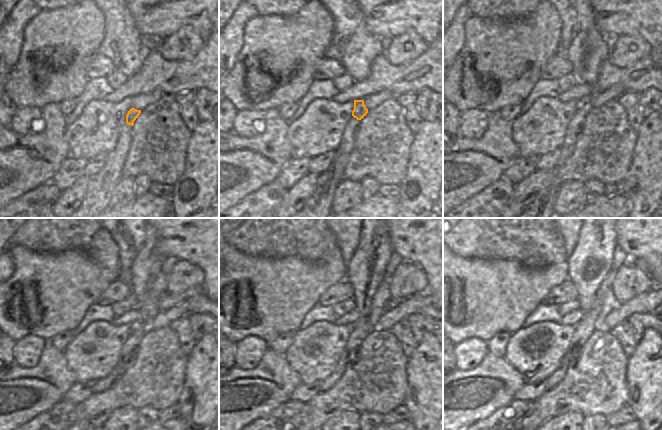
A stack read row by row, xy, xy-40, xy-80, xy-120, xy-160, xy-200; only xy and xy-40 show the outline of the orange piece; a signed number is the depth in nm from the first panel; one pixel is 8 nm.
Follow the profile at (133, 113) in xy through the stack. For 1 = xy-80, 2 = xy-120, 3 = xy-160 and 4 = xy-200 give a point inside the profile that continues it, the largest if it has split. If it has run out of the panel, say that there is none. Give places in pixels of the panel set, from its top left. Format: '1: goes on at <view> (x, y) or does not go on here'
1: goes on at xy-80 (584, 104)
2: goes on at xy-120 (148, 283)
3: goes on at xy-160 (366, 271)
4: goes on at xy-200 (591, 261)

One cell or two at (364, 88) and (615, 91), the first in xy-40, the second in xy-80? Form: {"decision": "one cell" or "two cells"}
{"decision": "two cells"}

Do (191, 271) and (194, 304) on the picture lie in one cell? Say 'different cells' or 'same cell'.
different cells

